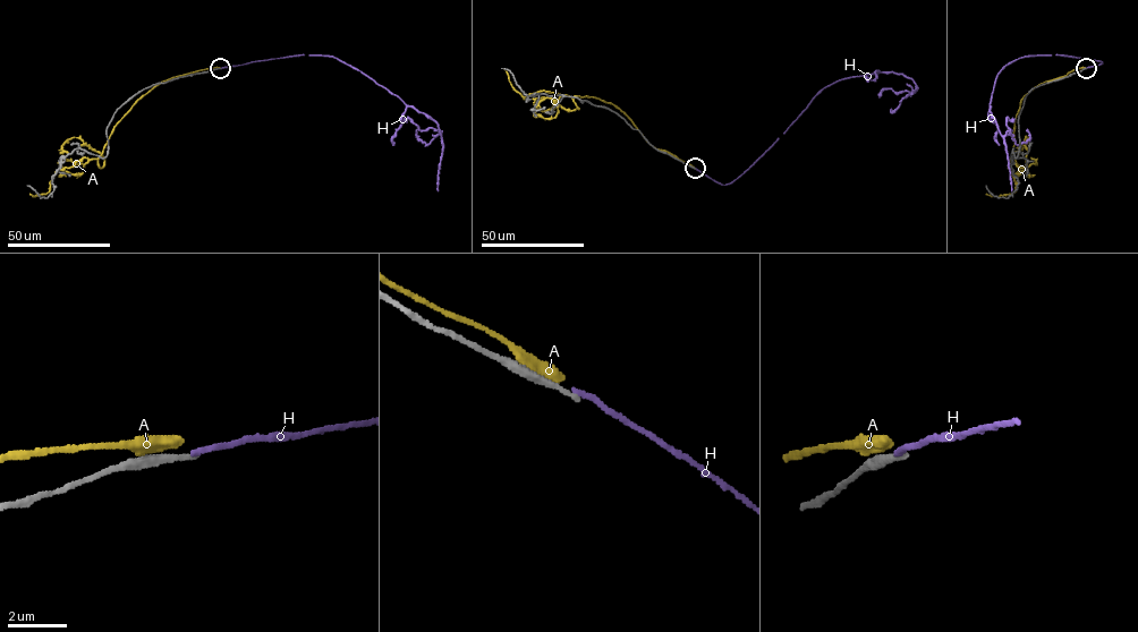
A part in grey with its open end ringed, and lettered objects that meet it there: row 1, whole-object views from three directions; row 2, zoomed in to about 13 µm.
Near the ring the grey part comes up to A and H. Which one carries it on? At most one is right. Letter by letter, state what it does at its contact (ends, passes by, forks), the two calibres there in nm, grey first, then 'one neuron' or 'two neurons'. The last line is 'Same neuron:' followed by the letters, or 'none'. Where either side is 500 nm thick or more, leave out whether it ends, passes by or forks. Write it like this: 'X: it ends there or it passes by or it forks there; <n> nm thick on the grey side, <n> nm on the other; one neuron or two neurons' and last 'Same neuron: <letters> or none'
A: it passes by; 300 nm thick on the grey side, 400 nm on the other; two neurons
H: it ends there; 190 nm thick on the grey side, 180 nm on the other; two neurons
Same neuron: none

